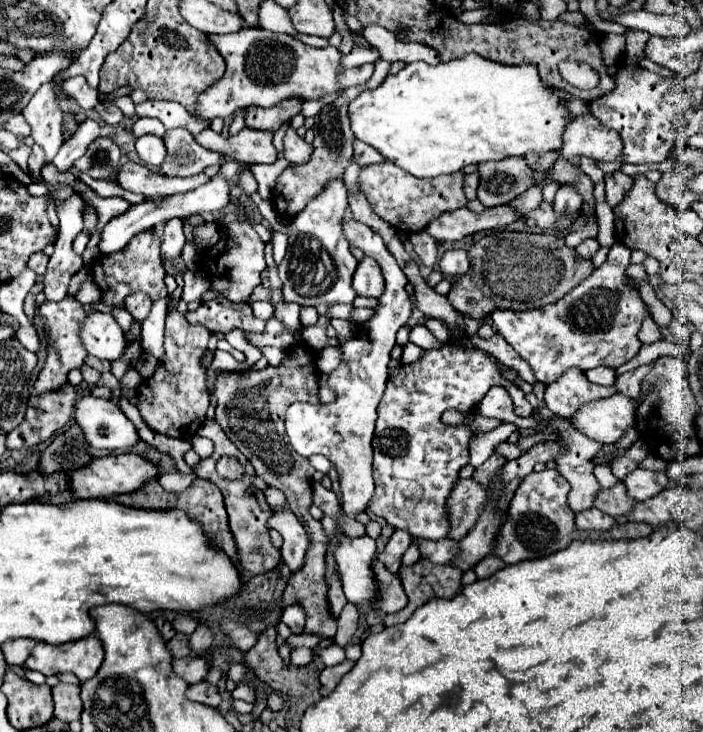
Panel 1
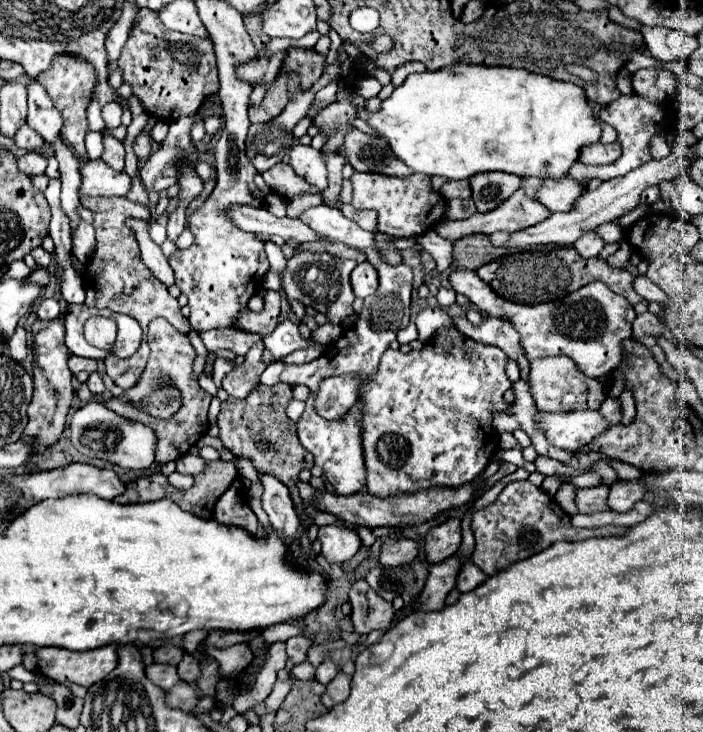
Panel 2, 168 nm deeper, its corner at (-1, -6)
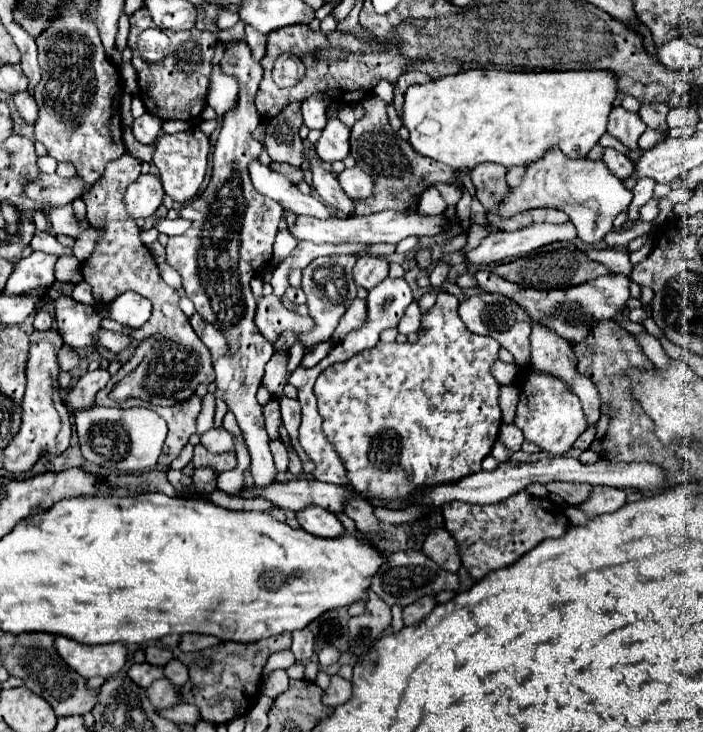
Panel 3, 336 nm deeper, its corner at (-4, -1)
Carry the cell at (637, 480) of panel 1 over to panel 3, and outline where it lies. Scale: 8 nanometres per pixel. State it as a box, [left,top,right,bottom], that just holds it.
[579,487,627,517]

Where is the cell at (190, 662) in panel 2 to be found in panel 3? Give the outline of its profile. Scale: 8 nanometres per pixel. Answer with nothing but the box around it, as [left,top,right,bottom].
[163,659,187,687]

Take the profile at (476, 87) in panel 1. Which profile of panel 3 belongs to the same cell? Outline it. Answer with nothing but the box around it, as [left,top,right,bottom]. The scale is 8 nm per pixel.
[401,69,617,169]

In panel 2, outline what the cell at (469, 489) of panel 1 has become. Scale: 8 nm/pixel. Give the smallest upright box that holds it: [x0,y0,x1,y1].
[426,518,462,562]

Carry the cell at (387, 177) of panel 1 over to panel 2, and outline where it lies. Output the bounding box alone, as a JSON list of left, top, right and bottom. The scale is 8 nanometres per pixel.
[352,172,446,238]

